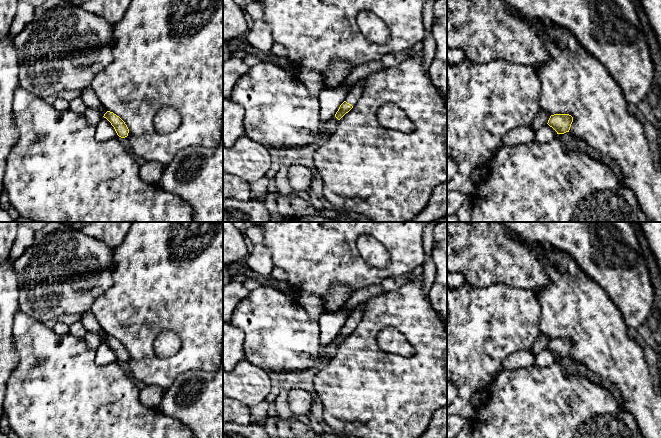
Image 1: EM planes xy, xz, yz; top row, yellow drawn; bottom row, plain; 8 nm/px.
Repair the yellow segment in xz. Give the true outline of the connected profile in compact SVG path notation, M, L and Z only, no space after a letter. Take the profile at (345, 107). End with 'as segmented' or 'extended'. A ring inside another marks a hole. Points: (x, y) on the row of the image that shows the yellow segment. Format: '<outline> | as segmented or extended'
M366 78L361 79L351 87L351 90L348 93L345 101L340 105L338 111L335 114L335 117L338 120L340 120L346 113L348 113L353 108L358 99L361 97L365 81Z | extended

